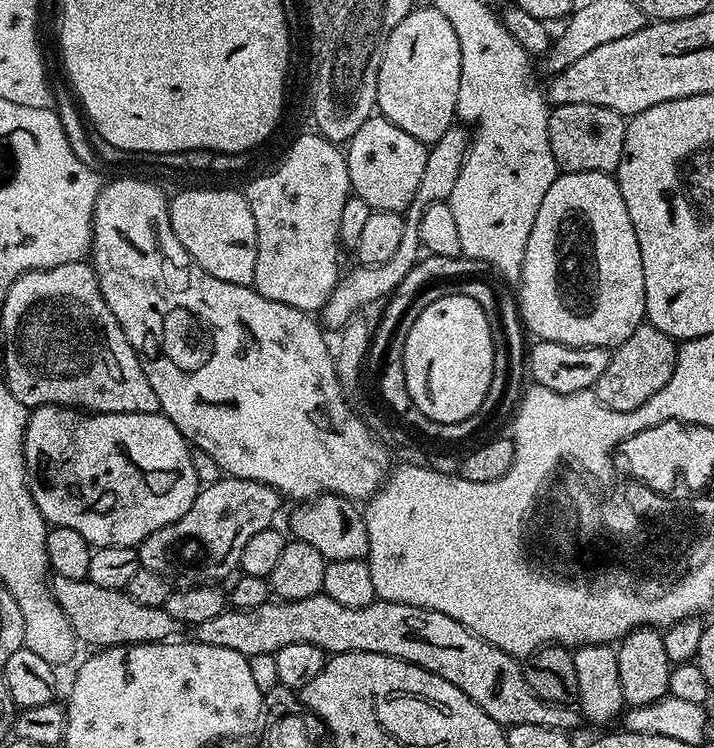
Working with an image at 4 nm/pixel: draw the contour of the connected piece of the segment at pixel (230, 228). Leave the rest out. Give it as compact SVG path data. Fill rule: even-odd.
M188 188L168 205L170 222L178 242L186 246L190 258L198 262L206 274L214 274L222 282L251 285L254 262L258 258L258 242L254 214L248 205L247 195L232 188Z

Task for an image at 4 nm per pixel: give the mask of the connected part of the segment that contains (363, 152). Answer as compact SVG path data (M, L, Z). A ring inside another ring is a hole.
M374 114L348 141L345 156L351 191L370 205L373 211L401 213L417 193L428 148L384 116Z

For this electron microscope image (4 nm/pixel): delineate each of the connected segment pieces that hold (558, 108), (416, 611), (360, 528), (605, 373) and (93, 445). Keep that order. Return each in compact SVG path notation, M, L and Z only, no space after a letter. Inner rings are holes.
M557 104L548 113L550 150L556 159L557 169L564 172L607 172L615 173L622 158L622 146L626 138L626 120L606 106L593 104Z
M319 594L297 600L282 600L272 598L262 606L254 606L254 610L242 610L232 608L215 618L209 618L206 622L195 625L195 643L206 646L222 646L230 650L238 650L238 654L250 657L254 654L275 653L282 646L290 646L293 642L310 642L310 646L318 646L325 654L339 654L342 652L369 652L370 654L382 654L390 658L398 658L407 664L418 666L430 674L438 674L438 678L446 678L470 702L474 702L494 722L511 726L515 724L533 724L534 726L559 728L561 730L573 730L582 724L582 716L575 707L562 704L547 704L530 686L524 677L524 669L517 657L498 650L490 642L478 638L466 627L465 624L454 622L446 614L438 614L434 610L426 610L409 604L399 604L379 598L372 601L370 606L342 606L334 602L334 598Z
M325 494L314 496L311 500L297 503L288 516L287 531L297 541L314 546L328 561L364 560L368 555L368 535L364 513L353 501L345 496ZM357 508L357 509L356 509Z
M647 322L640 324L638 330L634 330L634 334L626 338L626 342L611 349L606 370L602 370L594 386L598 402L619 412L638 410L638 406L642 406L646 398L654 398L654 394L658 394L658 390L662 390L662 386L670 382L670 374L674 374L677 351L677 341L671 336L662 334L662 330Z
M43 404L40 408L31 409L28 425L24 431L24 466L28 478L28 489L44 515L52 526L70 526L70 530L78 530L86 542L96 548L106 546L126 546L136 548L146 537L154 534L154 530L162 530L162 526L170 526L170 522L178 522L186 510L194 502L198 491L194 466L190 462L192 448L184 435L170 422L170 418L160 412L150 414L110 414L109 412L86 412L79 408L63 408L60 404Z

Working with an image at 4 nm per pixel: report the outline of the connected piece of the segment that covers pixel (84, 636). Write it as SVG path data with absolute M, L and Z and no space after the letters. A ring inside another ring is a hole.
M58 578L50 580L52 597L62 606L64 617L70 618L73 637L84 644L96 644L97 649L117 648L119 644L159 644L173 639L178 625L165 608L142 606L124 590L106 590L94 582Z

